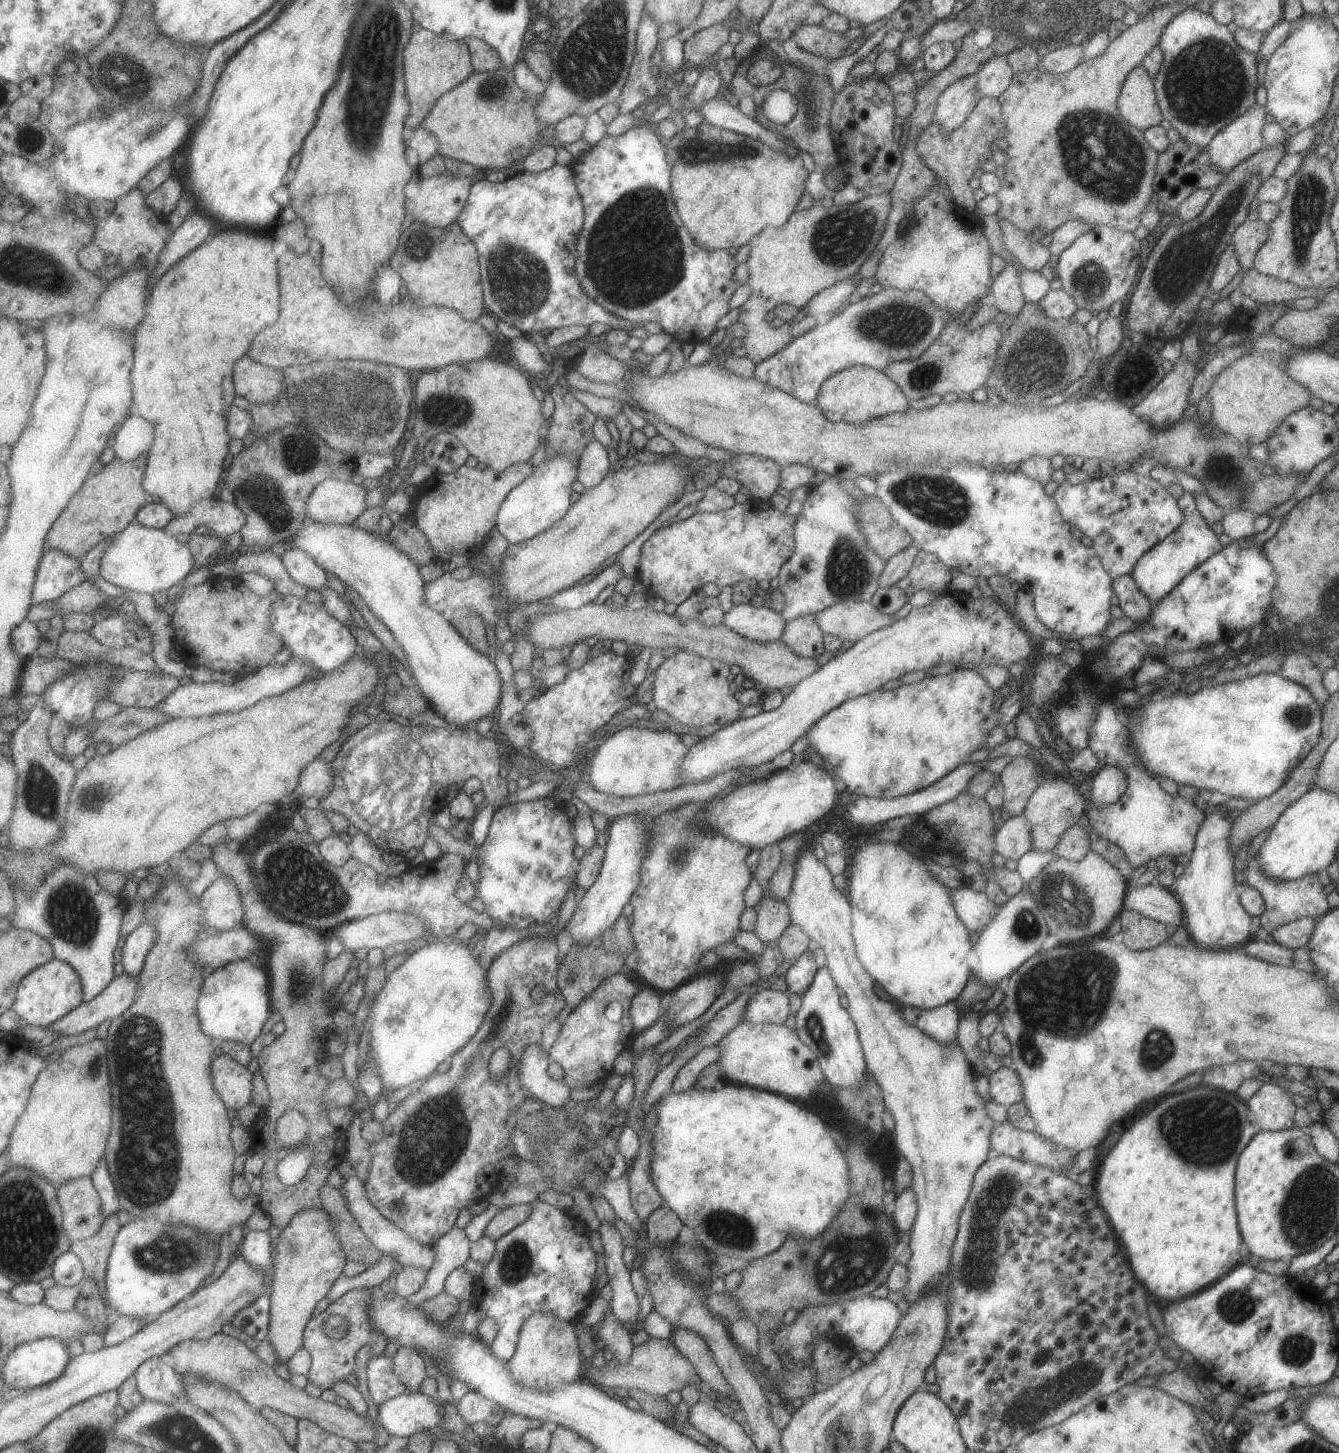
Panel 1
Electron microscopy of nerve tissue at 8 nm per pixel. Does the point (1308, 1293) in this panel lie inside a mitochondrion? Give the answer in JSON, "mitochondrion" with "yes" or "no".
{"mitochondrion":"no"}

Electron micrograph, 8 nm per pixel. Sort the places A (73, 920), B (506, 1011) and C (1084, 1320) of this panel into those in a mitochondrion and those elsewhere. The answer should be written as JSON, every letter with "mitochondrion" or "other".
{"A":"mitochondrion","B":"mitochondrion","C":"other"}

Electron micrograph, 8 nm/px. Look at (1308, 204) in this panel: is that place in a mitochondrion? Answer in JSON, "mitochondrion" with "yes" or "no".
{"mitochondrion":"yes"}

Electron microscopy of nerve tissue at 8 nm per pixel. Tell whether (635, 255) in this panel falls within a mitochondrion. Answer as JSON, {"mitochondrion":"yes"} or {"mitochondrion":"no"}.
{"mitochondrion":"yes"}

